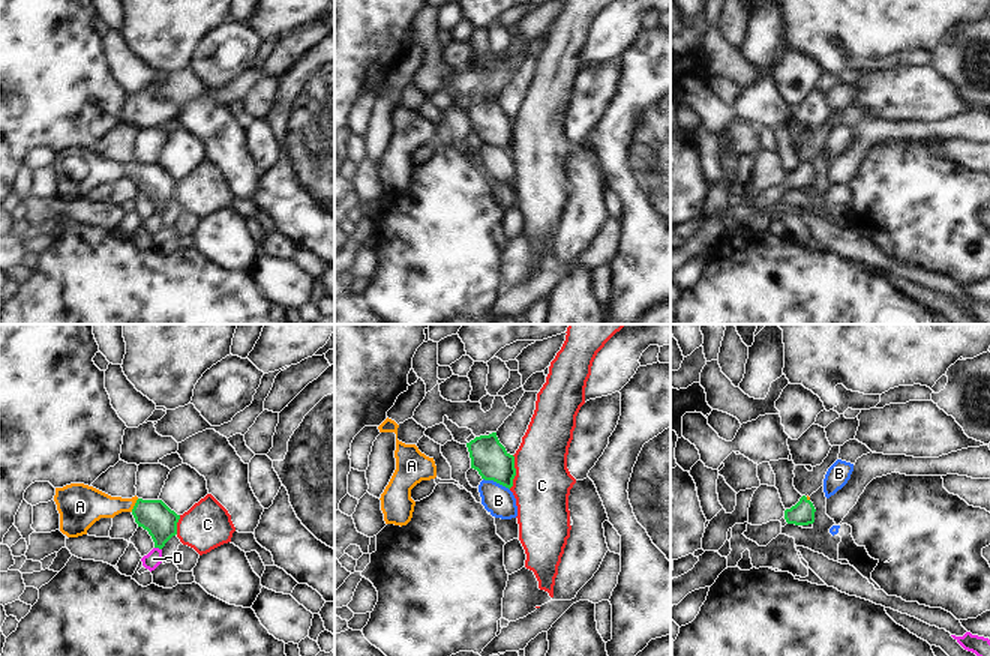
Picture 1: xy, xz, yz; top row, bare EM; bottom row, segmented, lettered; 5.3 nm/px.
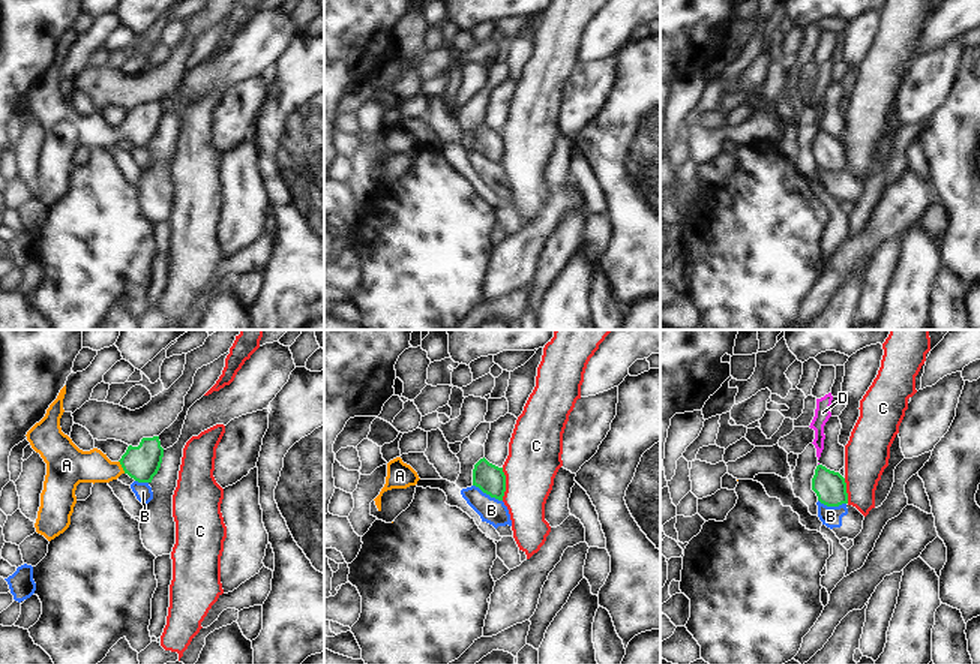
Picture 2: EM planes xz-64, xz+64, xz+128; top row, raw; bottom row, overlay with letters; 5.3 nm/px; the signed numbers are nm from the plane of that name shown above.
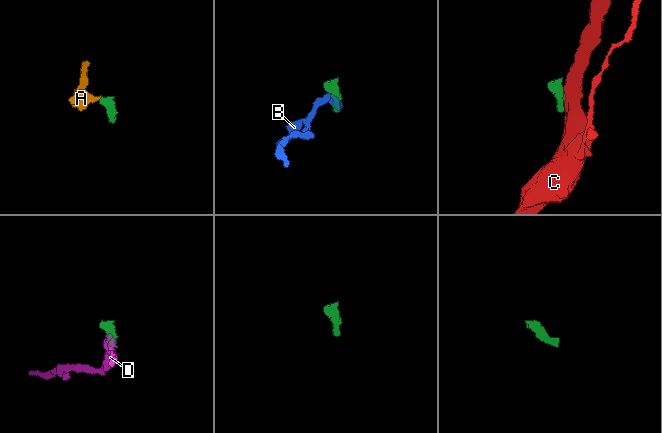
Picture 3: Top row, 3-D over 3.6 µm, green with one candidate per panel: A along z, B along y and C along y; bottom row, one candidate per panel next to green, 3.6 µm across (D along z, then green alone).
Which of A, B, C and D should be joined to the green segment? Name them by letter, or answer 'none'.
A

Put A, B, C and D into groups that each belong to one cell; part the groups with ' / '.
A / B / C / D

